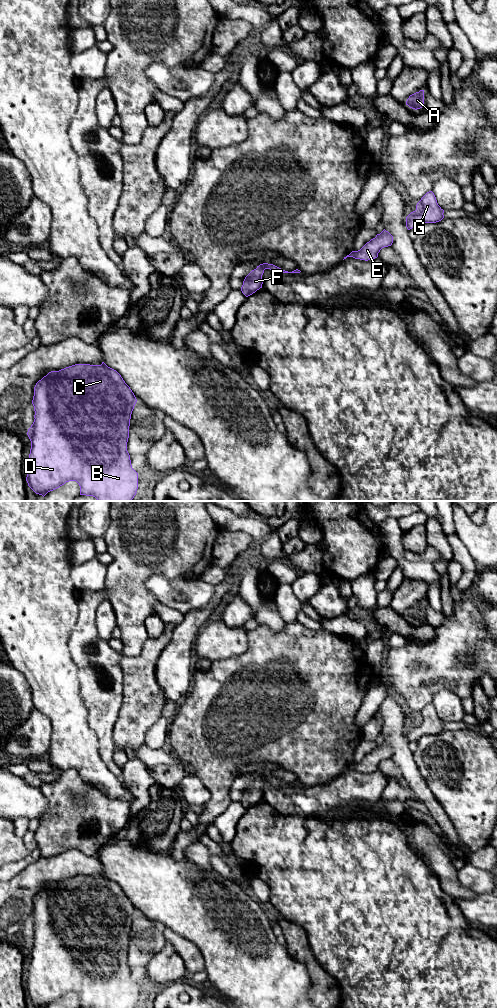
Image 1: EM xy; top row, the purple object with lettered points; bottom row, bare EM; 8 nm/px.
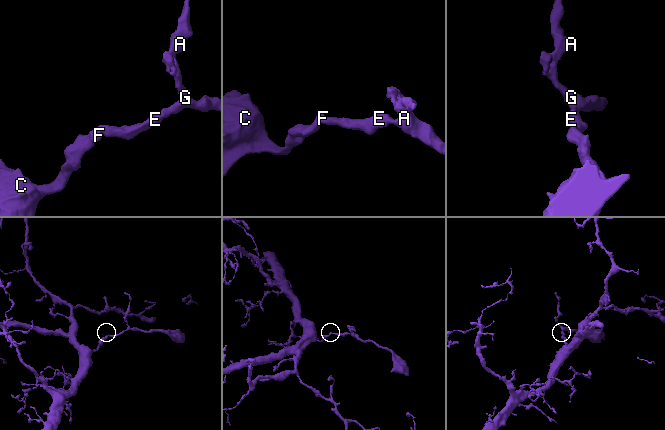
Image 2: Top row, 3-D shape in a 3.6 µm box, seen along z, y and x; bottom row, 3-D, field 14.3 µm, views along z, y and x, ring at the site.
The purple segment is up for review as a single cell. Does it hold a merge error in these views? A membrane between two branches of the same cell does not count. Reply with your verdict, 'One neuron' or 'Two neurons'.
One neuron

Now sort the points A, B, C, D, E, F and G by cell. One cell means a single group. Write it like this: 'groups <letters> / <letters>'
groups A B C D E F G

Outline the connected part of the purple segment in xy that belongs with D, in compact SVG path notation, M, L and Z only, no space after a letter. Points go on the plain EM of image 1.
M104 874L49 884L34 899L35 931L27 944L31 953L28 998L45 1008L66 994L76 993L80 1007L135 1008L138 985L132 980L127 954L136 914L121 887Z

